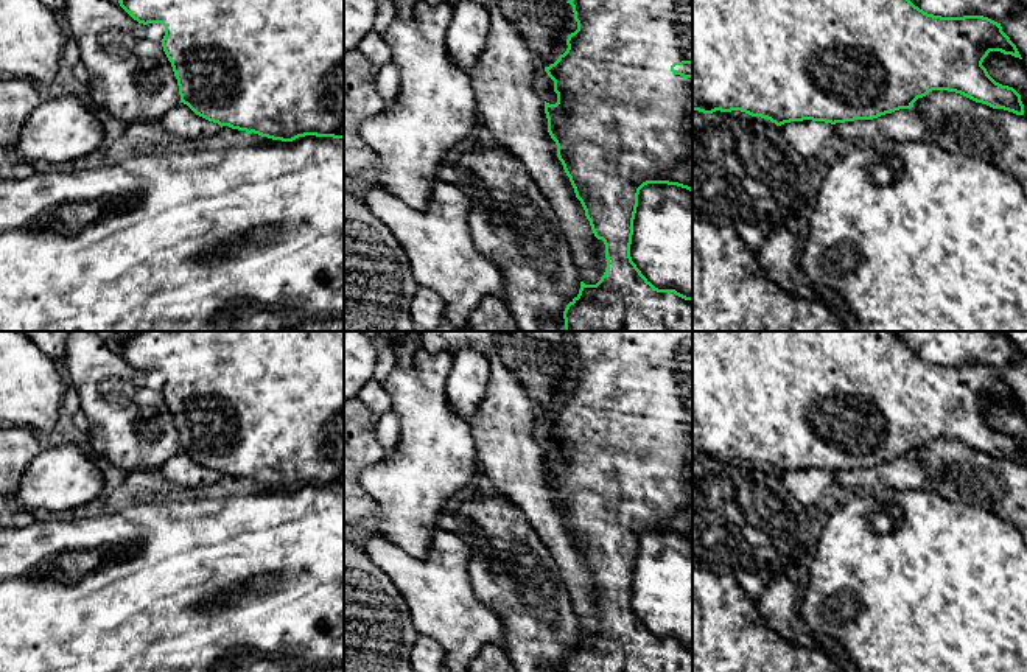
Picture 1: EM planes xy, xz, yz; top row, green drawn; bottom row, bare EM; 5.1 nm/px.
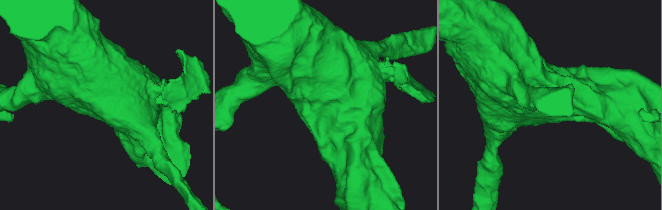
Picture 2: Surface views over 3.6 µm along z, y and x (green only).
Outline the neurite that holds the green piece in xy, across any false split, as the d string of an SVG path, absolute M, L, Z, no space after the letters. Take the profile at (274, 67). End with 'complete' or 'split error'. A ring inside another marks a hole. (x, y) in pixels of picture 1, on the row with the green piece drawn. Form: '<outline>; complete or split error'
M118 0L118 3L138 23L165 26L160 42L177 79L181 103L196 115L221 128L229 126L282 142L305 135L344 138L344 0Z; complete

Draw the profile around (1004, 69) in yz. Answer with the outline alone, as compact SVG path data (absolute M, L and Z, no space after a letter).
M990 51L982 65L996 82L1013 87L1021 95L1027 117L1027 67L1024 61L1001 51Z

